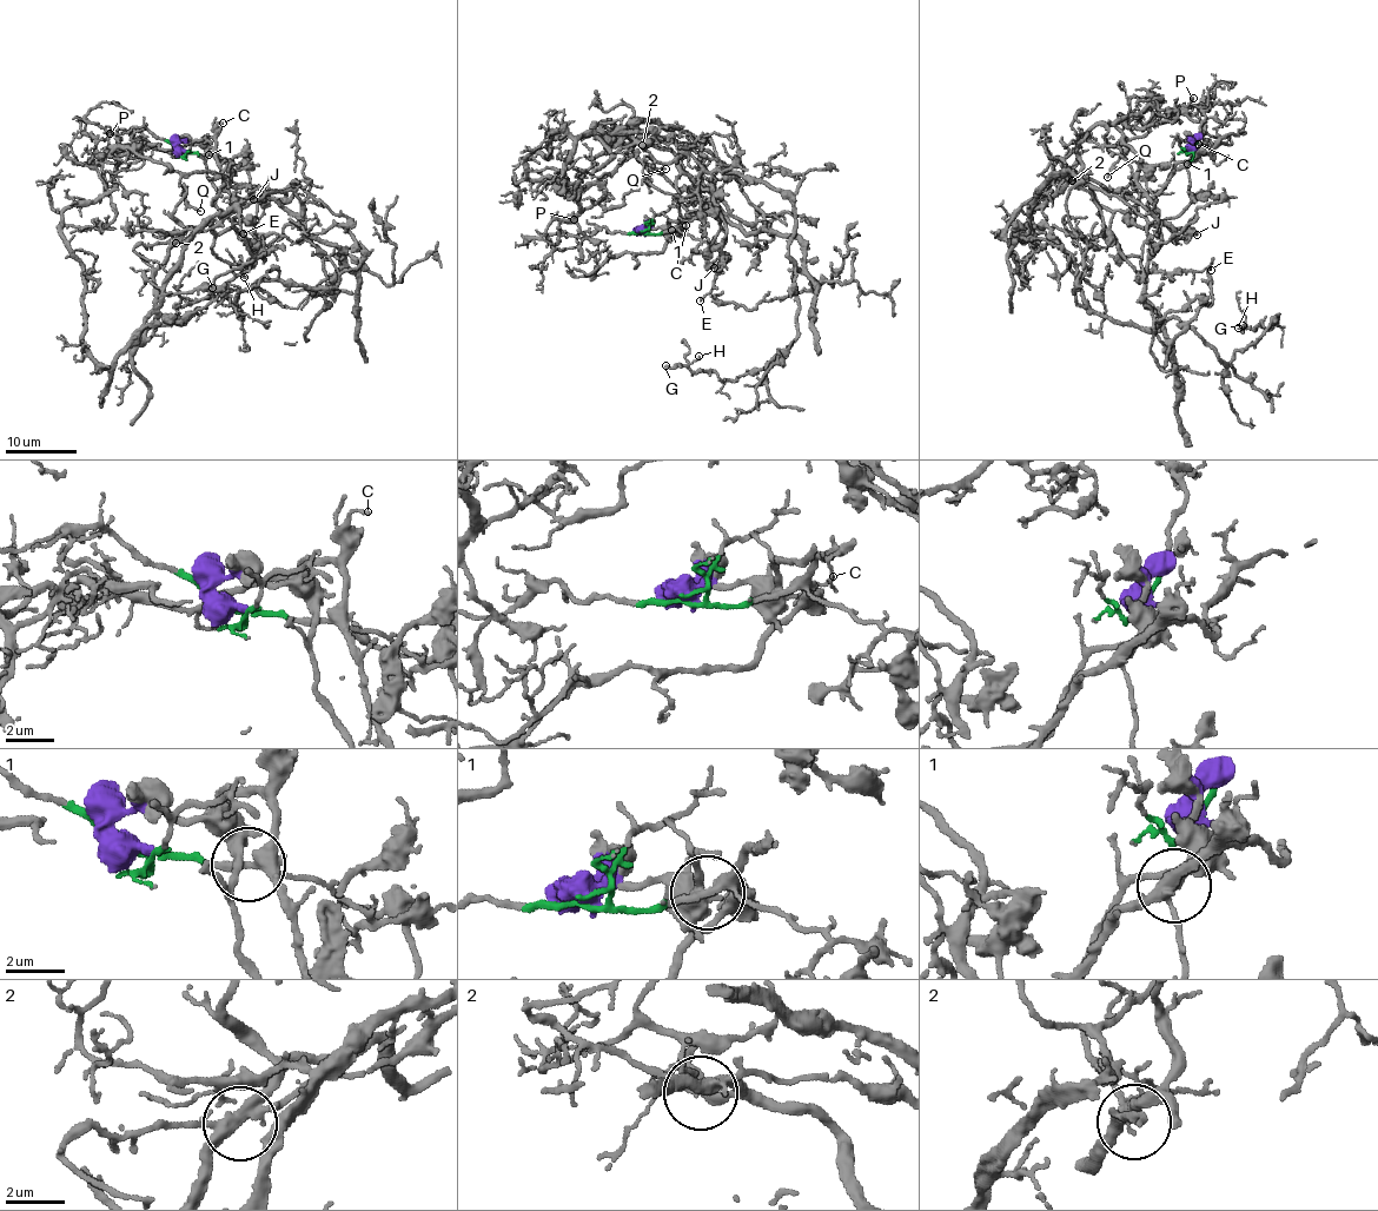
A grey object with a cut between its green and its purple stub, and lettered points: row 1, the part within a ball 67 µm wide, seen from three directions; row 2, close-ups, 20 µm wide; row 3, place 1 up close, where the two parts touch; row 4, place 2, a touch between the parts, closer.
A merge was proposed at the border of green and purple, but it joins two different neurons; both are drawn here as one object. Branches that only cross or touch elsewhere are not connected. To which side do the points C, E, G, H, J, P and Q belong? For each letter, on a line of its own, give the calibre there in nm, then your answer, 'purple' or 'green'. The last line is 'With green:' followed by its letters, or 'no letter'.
C: 110 nm thick; green
E: 140 nm thick; purple
G: 140 nm thick; green
H: 130 nm thick; green
J: 170 nm thick; purple
P: 150 nm thick; purple
Q: 160 nm thick; green
With green: C, G, H, Q

